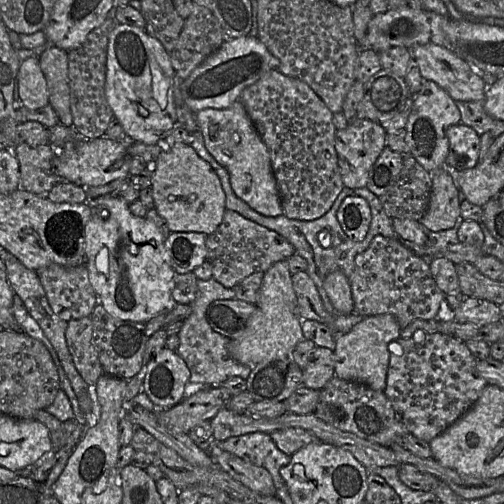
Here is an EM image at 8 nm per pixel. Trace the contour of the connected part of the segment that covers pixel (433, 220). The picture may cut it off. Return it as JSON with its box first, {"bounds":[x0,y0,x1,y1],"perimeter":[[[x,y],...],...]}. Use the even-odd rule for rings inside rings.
{"bounds":[420,170,464,232],"perimeter":[[[436,170],[431,176],[430,203],[420,222],[423,227],[433,232],[451,229],[464,220],[460,210],[463,197],[446,170]]]}

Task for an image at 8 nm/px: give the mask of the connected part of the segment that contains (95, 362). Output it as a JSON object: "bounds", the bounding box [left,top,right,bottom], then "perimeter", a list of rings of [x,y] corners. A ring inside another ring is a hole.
{"bounds":[66,317,104,386],"perimeter":[[[90,317],[68,322],[66,342],[78,373],[88,385],[95,386],[104,370],[93,342]]]}

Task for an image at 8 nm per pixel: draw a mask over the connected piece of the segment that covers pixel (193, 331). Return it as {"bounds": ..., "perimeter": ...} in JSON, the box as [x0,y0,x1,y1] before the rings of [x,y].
{"bounds":[176,278,253,386],"perimeter":[[[214,278],[197,279],[197,297],[191,306],[191,313],[183,322],[178,336],[180,344],[176,353],[184,360],[190,371],[190,382],[201,385],[222,386],[231,377],[241,377],[247,381],[253,367],[241,364],[235,360],[229,351],[230,340],[215,332],[206,318],[208,306],[217,300],[235,299],[233,288],[226,288]]]}

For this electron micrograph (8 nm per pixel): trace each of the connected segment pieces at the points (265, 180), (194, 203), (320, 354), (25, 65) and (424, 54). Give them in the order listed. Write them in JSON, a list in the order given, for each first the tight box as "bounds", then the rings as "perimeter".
[{"bounds":[196,101,283,217],"perimeter":[[[236,101],[224,109],[203,109],[196,113],[196,119],[207,150],[228,171],[231,187],[236,196],[262,215],[270,217],[282,215],[283,207],[269,151],[244,105]]]},{"bounds":[151,144,226,235],"perimeter":[[[187,144],[165,149],[152,165],[151,190],[155,208],[171,232],[200,232],[209,235],[216,231],[226,211],[225,193],[212,167]]]},{"bounds":[303,346,334,391],"perimeter":[[[317,346],[303,371],[303,385],[320,391],[334,376],[334,351]]]},{"bounds":[17,56,49,110],"perimeter":[[[37,56],[20,63],[17,74],[22,108],[37,110],[49,104],[49,91]]]},{"bounds":[410,43,486,101],"perimeter":[[[433,43],[419,45],[410,50],[413,53],[413,63],[419,67],[423,78],[436,83],[454,101],[484,101],[486,84],[483,77],[455,53]]]}]

